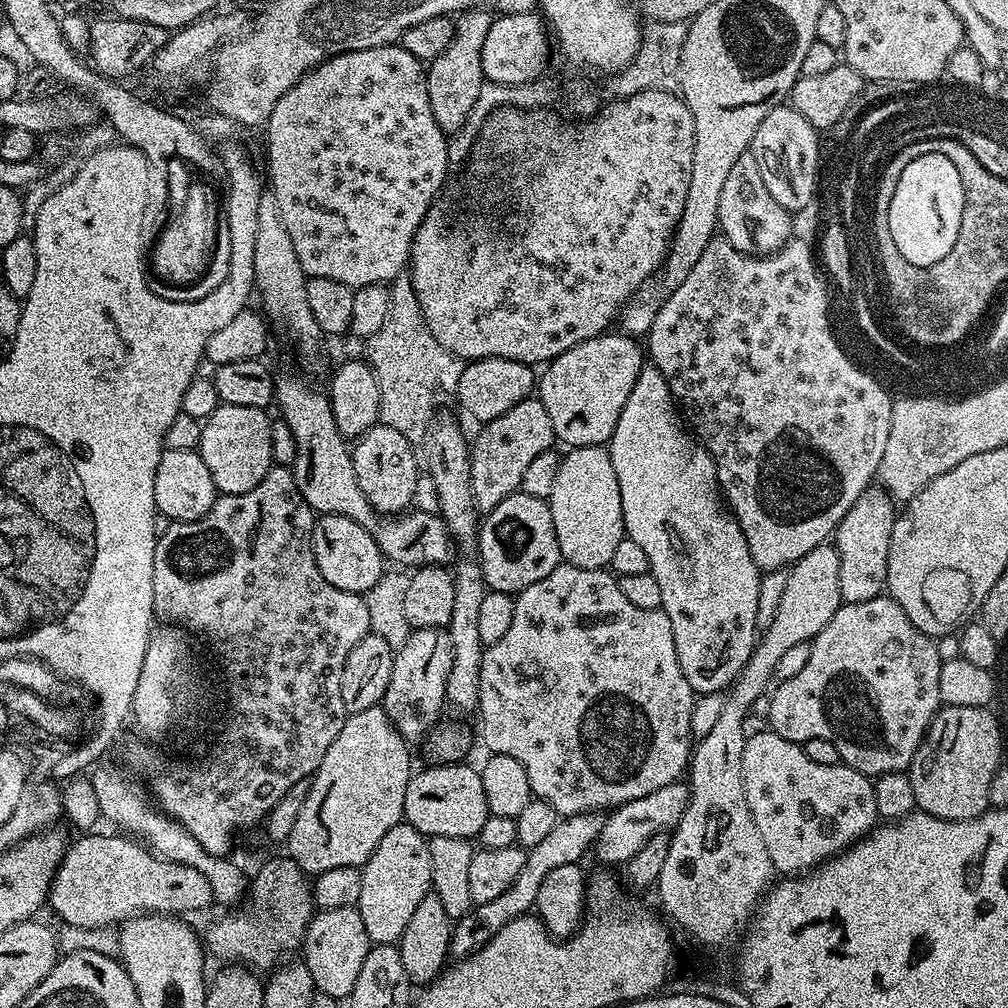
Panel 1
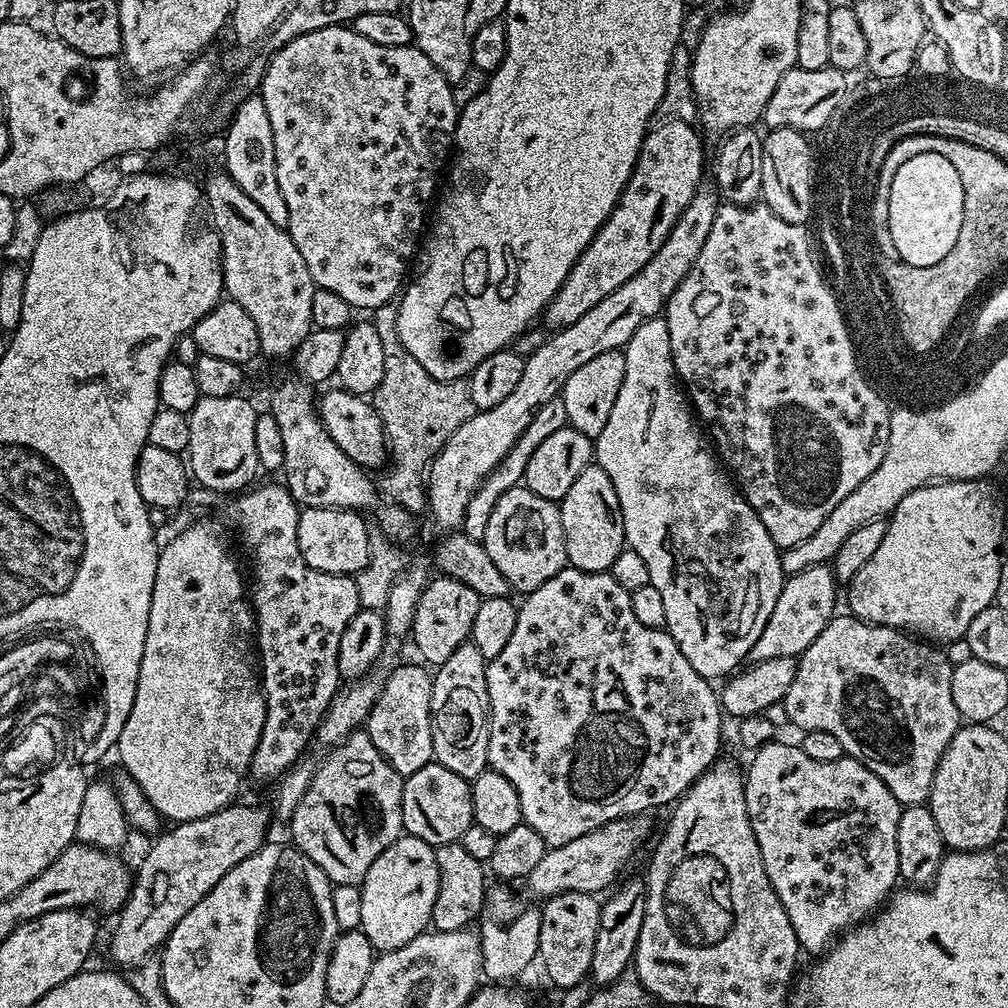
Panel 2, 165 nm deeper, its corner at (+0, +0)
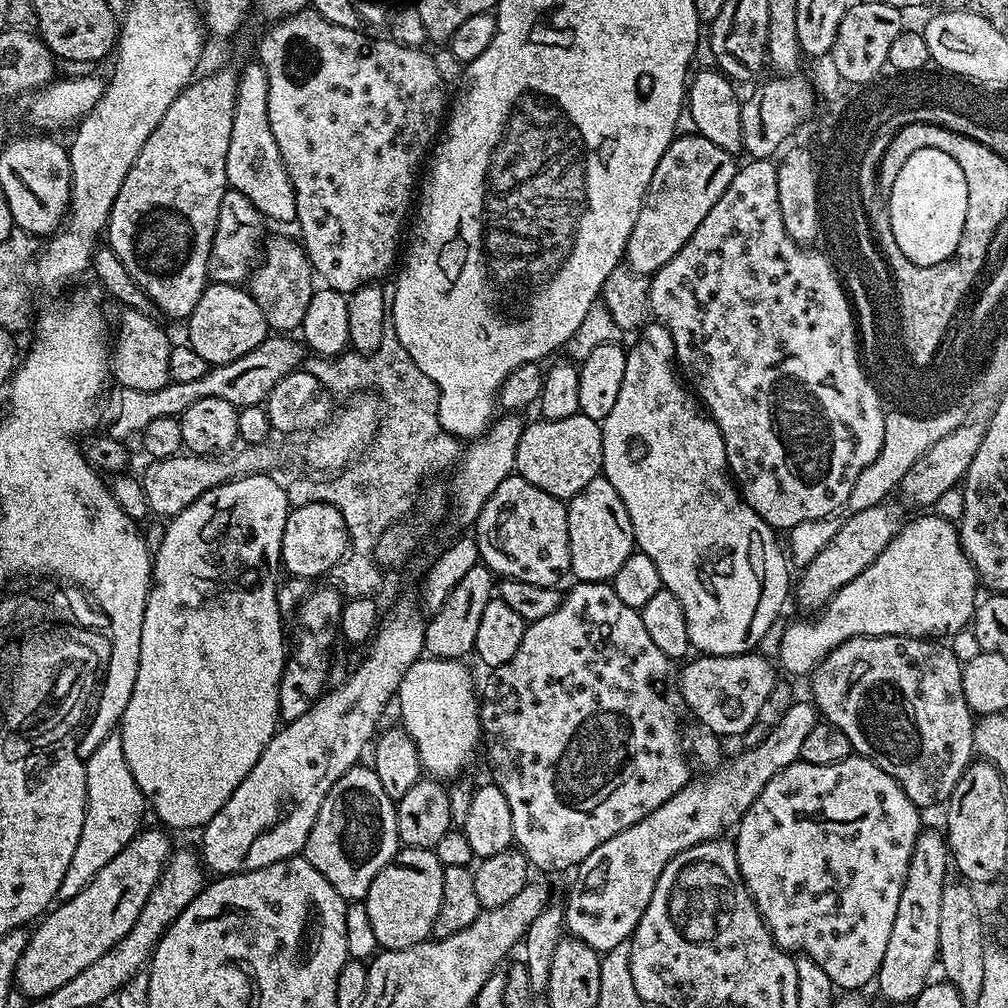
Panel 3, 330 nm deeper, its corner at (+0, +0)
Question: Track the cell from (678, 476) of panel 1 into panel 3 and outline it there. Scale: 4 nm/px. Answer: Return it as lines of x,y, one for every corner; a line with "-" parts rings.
648,322
640,328
636,337
638,338
633,342
632,348
630,344
627,349
626,374
622,374
622,390
618,390
618,402
614,402
610,414
606,414
602,422
602,458
604,459
602,475
610,482
610,486
614,486
614,490
618,490
618,498
622,498
622,506
626,506
626,514
630,514
630,526
634,530
636,539
635,547
654,561
654,566
658,566
661,585
668,588
670,594
678,598
678,602
682,602
682,614
686,614
686,634
690,634
691,647
705,656
737,656
743,652
751,652
757,647
756,643
771,630
776,615
784,608
784,599
787,596
789,599
789,561
782,551
781,541
780,544
776,541
777,533
740,495
728,471
726,446
718,426
702,407
699,399
682,383
674,367
676,347
674,338
670,338
668,327
659,322

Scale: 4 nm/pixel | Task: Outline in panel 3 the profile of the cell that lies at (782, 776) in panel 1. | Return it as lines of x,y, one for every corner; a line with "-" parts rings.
855,754
848,756
842,762
834,762
830,766
814,766
805,760
795,760
790,766
778,770
766,786
762,786
762,794
754,798
754,802
746,810
746,814
735,829
734,847
738,858
738,870
748,887
748,893
768,927
768,933
774,938
778,947
785,950
799,950
810,957
818,966
829,975
833,985
840,990
860,990
863,984
872,984
880,972
882,958
886,958
886,946
890,942
890,930
894,930
894,914
898,914
898,898
902,898
902,886
906,882
906,870
910,866
910,854
914,850
914,842
920,837
922,823
920,824
921,809
917,808
910,798
874,762
864,756

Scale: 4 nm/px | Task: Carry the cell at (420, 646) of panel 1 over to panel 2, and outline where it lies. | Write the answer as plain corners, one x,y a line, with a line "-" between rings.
415,663
400,664
392,673
384,676
384,685
366,721
370,742
378,746
396,773
405,778
434,760
430,710
433,673
423,663

